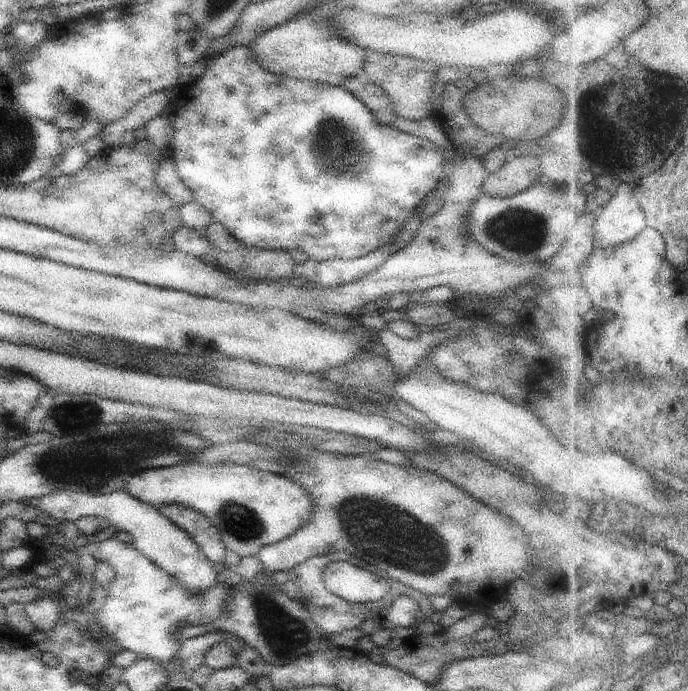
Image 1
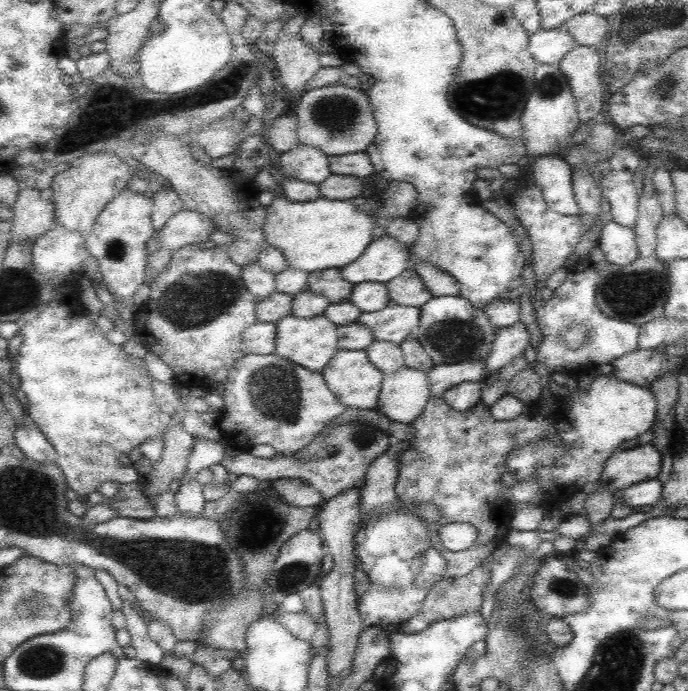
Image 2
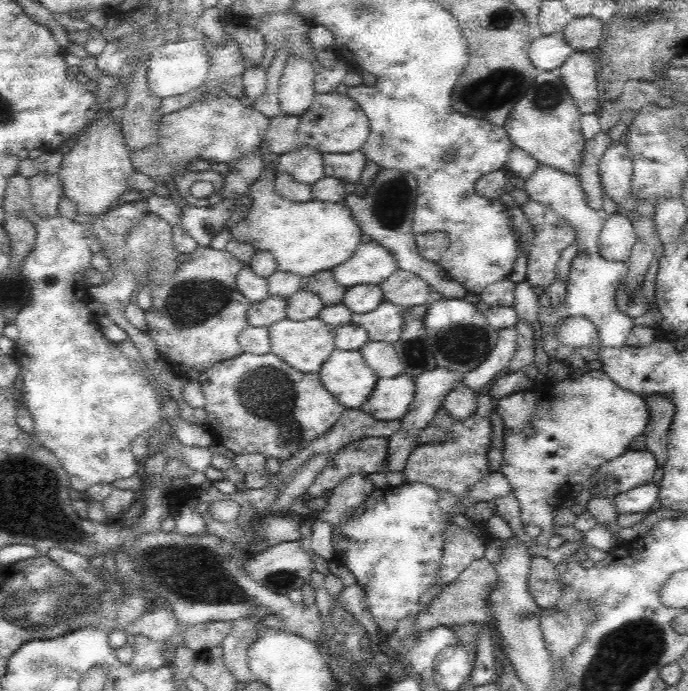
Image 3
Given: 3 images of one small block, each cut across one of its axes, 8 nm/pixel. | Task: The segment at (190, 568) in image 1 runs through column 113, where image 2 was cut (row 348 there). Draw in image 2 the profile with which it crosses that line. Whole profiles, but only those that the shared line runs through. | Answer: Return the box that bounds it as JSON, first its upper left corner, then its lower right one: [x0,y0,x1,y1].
[485,321,530,378]

